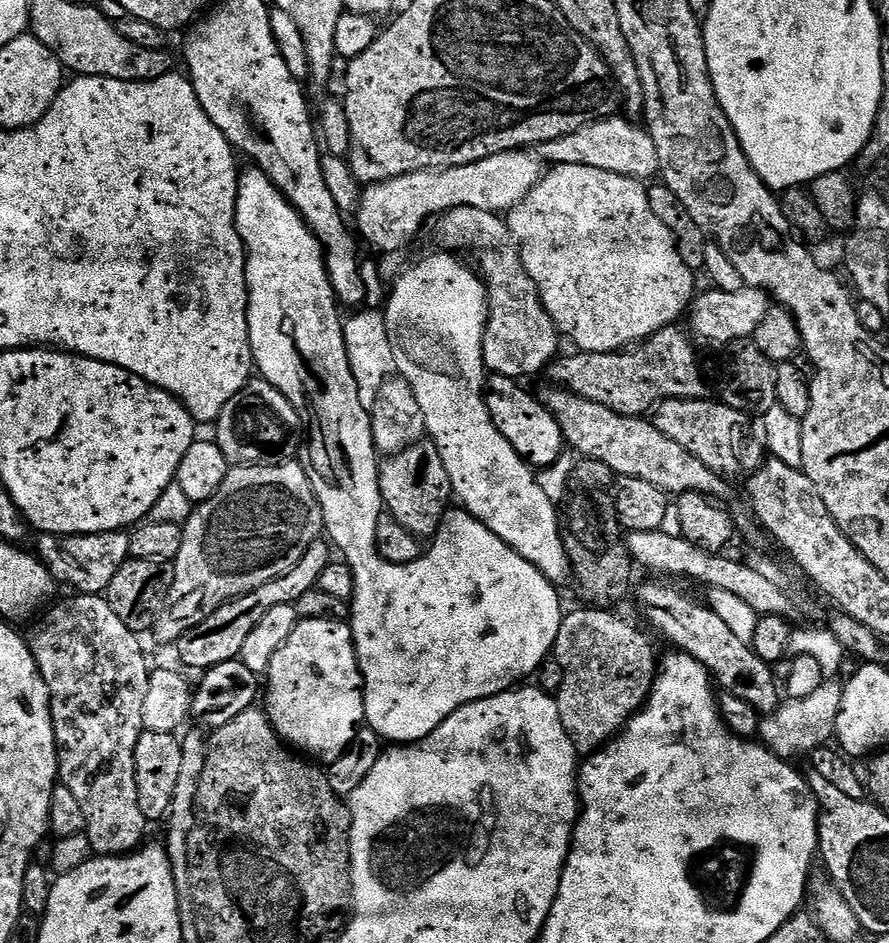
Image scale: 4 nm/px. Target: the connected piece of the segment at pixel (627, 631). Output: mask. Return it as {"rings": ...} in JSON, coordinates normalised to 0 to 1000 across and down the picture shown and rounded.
{"rings":[[[669,643],[656,644],[640,653],[638,650],[630,660],[623,688],[623,699],[628,705],[628,733],[623,741],[632,770],[649,790],[667,788],[678,791],[688,782],[697,779],[706,765],[724,750],[738,722],[740,695],[733,688],[732,681],[709,659],[692,653],[692,648]]]}

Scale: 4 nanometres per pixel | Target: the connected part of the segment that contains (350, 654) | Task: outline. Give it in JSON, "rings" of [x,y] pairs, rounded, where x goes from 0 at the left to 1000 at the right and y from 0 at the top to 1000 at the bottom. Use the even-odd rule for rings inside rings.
{"rings":[[[337,657],[334,660],[326,672],[326,677],[322,677],[322,681],[317,681],[317,689],[313,689],[313,694],[308,694],[308,698],[304,702],[299,714],[299,720],[301,720],[301,747],[299,745],[301,765],[306,768],[310,779],[327,790],[330,794],[339,795],[337,793],[343,793],[344,796],[352,797],[357,802],[357,804],[354,803],[357,807],[364,806],[360,808],[372,808],[381,804],[382,799],[389,796],[400,785],[400,777],[405,775],[407,769],[411,767],[409,718],[405,715],[405,703],[400,697],[400,683],[396,679],[396,667],[388,659]]]}

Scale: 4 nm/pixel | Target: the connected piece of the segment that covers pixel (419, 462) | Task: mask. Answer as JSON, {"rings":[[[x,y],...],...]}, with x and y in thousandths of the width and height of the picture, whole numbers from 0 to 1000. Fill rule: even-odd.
{"rings":[[[484,464],[462,471],[427,492],[427,528],[431,538],[435,546],[442,547],[469,571],[489,569],[510,526],[506,503],[502,503],[502,494],[497,494],[497,481],[493,481],[493,473]]]}

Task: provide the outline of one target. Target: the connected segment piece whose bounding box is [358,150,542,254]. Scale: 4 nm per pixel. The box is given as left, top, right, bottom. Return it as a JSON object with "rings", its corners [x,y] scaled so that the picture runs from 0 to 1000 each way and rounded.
{"rings":[[[594,159],[556,163],[514,178],[485,178],[452,185],[408,200],[403,222],[405,242],[427,269],[445,269],[476,244],[480,233],[489,234],[512,221],[529,218],[555,227],[575,226],[589,215],[601,197],[605,197],[609,186],[609,171]]]}

